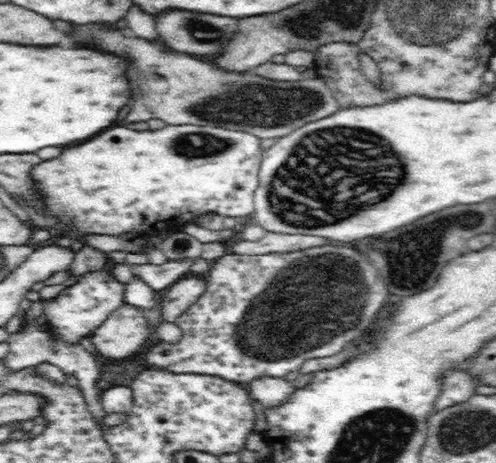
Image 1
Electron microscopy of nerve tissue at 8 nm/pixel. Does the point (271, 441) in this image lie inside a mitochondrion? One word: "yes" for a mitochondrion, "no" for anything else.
no

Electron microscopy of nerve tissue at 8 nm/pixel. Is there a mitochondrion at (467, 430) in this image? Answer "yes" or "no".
yes

